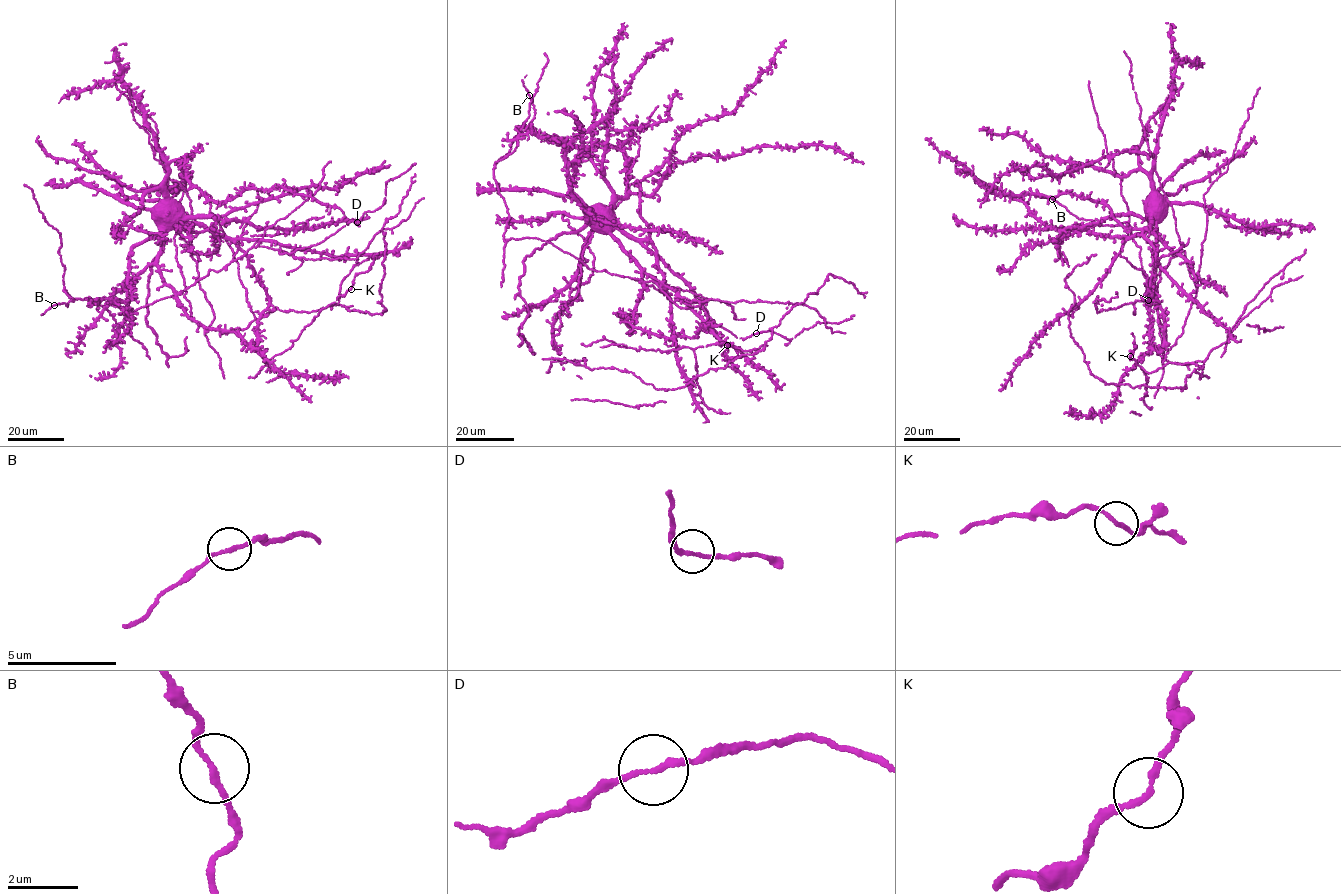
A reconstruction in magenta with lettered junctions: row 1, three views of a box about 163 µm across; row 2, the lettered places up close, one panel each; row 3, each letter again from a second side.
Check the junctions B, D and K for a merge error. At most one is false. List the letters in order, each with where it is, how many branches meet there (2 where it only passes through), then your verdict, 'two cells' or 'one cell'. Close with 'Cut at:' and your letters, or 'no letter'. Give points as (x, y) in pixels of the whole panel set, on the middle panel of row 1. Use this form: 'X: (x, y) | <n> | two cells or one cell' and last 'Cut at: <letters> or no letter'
B: (529, 95) | 2 | one cell
D: (756, 333) | 2 | one cell
K: (727, 345) | 2 | one cell
Cut at: no letter

